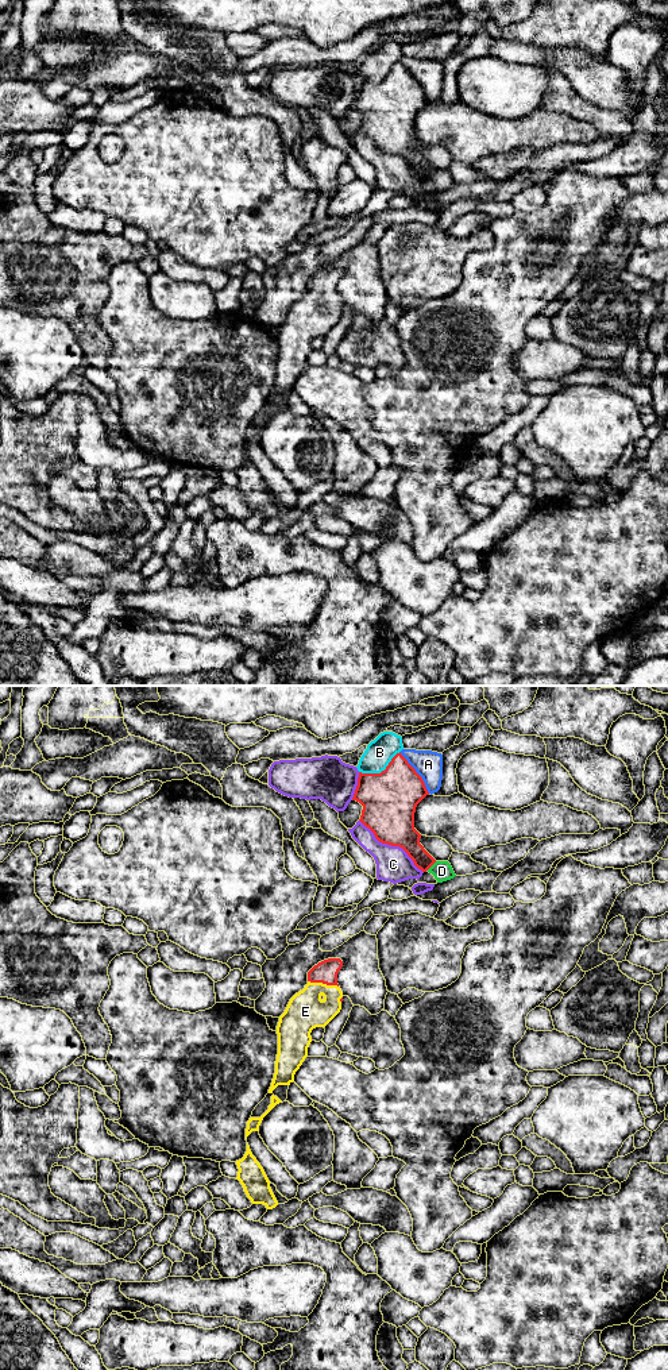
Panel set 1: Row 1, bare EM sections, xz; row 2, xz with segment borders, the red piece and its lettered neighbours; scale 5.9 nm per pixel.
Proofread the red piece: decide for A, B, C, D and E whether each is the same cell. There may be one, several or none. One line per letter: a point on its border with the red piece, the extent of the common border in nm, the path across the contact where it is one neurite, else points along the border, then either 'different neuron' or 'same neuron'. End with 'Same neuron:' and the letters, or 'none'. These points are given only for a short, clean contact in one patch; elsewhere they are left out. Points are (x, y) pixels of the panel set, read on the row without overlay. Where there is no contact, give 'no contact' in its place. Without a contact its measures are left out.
A: contact xz (416, 81); length 300 nm; different neuron
B: contact xz (382, 80); length 280 nm; different neuron
C: contact xz (392, 154); length 500 nm; different neuron
D: contact xz (431, 174); length 80 nm; border xz (436, 170), (427, 178); different neuron
E: contact xz (323, 292); length 190 nm; way xz (325, 281), (323, 292), (311, 304), (305, 320); same neuron
Same neuron: E

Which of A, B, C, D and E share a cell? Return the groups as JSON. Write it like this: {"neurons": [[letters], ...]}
{"neurons": [["A"], ["B"], ["C"], ["D"], ["E"]]}

